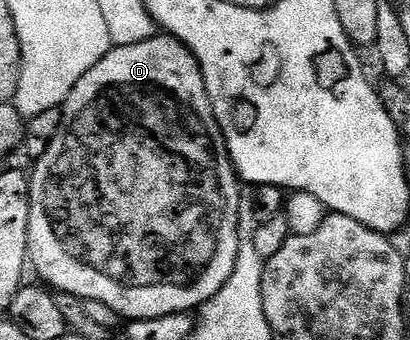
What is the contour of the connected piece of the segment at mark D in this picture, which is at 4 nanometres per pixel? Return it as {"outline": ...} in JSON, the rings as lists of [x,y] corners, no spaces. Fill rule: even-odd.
{"outline":[[[155,34],[150,40],[138,45],[111,47],[110,53],[96,62],[96,66],[92,66],[92,70],[88,70],[80,82],[76,82],[61,110],[62,128],[56,134],[52,146],[48,146],[45,154],[33,165],[34,172],[30,176],[28,260],[33,271],[35,268],[51,289],[79,296],[82,302],[104,302],[104,306],[112,306],[112,310],[116,310],[119,318],[130,322],[155,320],[161,316],[175,316],[178,312],[189,313],[201,309],[220,291],[224,282],[230,280],[234,267],[238,265],[240,198],[244,188],[238,179],[238,171],[234,169],[224,134],[216,122],[216,114],[212,110],[212,102],[202,77],[202,67],[194,55],[175,36],[169,34]]]}

